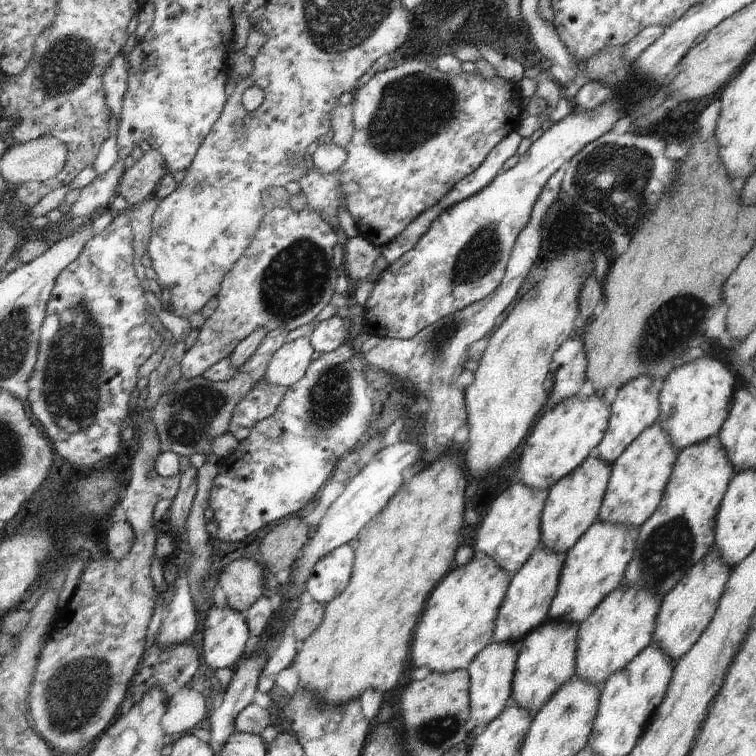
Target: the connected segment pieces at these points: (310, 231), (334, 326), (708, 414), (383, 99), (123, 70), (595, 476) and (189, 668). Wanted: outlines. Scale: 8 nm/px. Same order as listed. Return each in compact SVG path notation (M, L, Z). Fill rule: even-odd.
M309 204L299 212L288 205L267 211L247 252L223 279L215 312L184 356L182 376L203 377L206 370L230 357L242 340L259 329L294 331L313 322L335 294L339 274L333 265L333 250L337 244L343 244L342 234Z
M335 314L317 325L310 339L315 350L324 355L349 342L352 334L348 321Z
M699 357L671 369L668 377L661 382L662 413L657 423L662 426L663 431L670 434L671 442L677 450L685 449L720 432L723 420L726 420L733 405L733 382L735 378L729 374L729 370L719 360L711 357Z
M413 57L407 60L406 63L386 69L373 75L369 82L354 93L353 100L353 116L355 125L355 134L352 141L346 146L349 158L347 162L339 169L342 174L342 183L345 196L347 198L347 206L350 214L353 216L355 226L361 236L364 236L369 242L372 242L376 247L383 248L390 244L394 238L402 236L402 232L409 226L419 215L426 212L432 206L438 204L442 198L447 196L450 190L455 188L455 185L469 174L476 171L490 156L491 151L502 141L515 132L518 126L521 126L521 104L523 97L519 92L516 83L512 83L501 77L496 77L496 83L485 80L480 74L465 74L461 72L456 77L445 74L435 69L431 61L421 57Z
M123 53L118 54L105 70L103 82L106 92L106 99L112 114L117 117L117 124L120 124L120 116L123 110L123 99L129 88L129 63Z
M591 454L578 469L550 488L550 496L542 514L542 542L545 548L567 554L599 520L613 470L611 463Z
M181 643L170 646L168 649L157 648L150 650L149 655L143 660L138 673L131 682L127 702L123 702L123 714L133 705L139 703L145 693L154 686L161 687L168 694L169 701L171 696L175 696L187 682L191 682L195 674L201 673L201 668L202 658L193 645Z

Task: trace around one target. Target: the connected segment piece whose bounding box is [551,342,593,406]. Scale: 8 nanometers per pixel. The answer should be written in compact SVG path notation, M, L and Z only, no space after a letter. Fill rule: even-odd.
M583 342L582 349L570 363L555 368L551 388L557 400L551 402L551 406L555 406L566 398L579 396L581 388L586 388L587 392L593 390L593 384L588 382L587 369L588 356Z

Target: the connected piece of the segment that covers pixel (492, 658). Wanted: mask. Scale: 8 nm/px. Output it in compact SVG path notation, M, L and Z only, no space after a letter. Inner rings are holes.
M493 642L487 645L469 665L470 701L472 717L481 725L489 725L513 701L514 676L519 668L518 645L514 643Z

